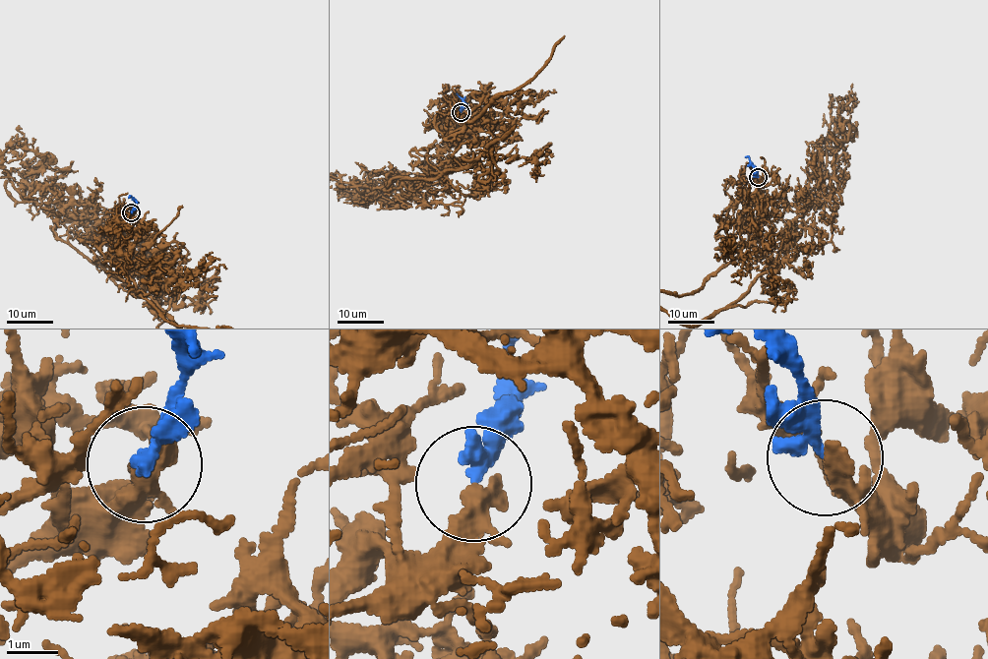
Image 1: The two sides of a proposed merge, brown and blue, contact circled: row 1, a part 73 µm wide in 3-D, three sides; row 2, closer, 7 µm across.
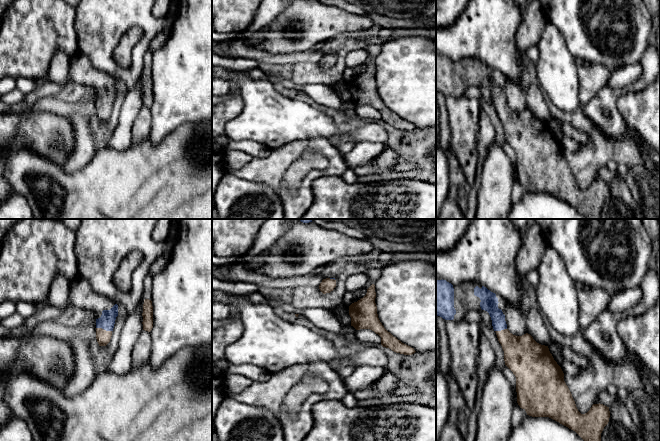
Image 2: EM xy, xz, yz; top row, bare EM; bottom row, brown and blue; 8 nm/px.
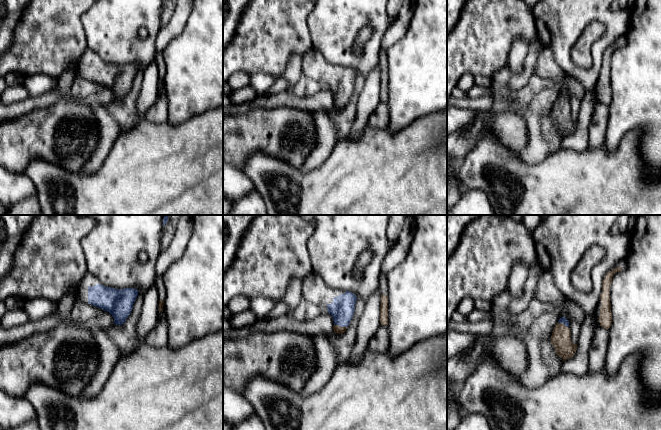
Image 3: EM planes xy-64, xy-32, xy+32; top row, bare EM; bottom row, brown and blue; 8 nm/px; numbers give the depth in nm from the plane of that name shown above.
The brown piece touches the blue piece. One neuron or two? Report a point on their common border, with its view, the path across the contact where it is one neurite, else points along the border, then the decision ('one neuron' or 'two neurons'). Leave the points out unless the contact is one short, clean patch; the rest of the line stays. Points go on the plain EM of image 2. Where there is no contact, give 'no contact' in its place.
meets brown in xy at (103, 105); runs through xy (103, 113), (103, 105), (107, 96); one neuron

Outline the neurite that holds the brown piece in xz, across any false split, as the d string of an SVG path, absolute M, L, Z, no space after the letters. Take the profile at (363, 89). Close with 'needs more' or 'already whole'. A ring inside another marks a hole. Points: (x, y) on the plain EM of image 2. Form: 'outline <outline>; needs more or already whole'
outline M372 60L366 71L349 82L351 102L356 106L370 105L381 113L381 121L392 127L404 131L412 131L416 127L414 124L402 119L390 108L388 108L380 98L375 79L375 61Z; already whole

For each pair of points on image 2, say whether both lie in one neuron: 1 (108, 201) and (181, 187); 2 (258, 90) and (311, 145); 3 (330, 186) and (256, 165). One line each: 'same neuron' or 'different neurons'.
1: same neuron
2: different neurons
3: different neurons

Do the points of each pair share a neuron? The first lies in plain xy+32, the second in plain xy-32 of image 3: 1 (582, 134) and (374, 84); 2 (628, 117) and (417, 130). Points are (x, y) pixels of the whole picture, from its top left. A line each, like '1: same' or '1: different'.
1: same
2: different

